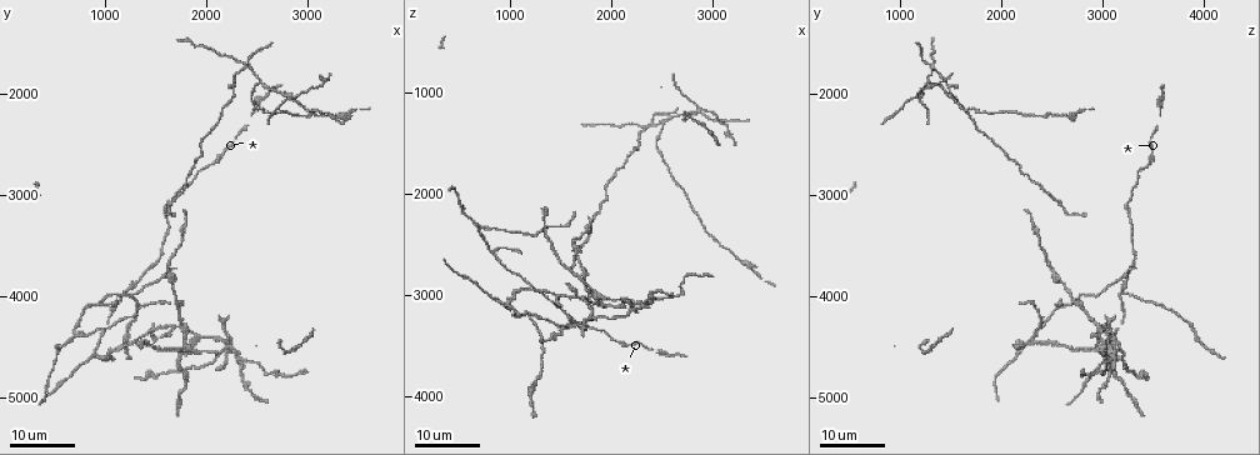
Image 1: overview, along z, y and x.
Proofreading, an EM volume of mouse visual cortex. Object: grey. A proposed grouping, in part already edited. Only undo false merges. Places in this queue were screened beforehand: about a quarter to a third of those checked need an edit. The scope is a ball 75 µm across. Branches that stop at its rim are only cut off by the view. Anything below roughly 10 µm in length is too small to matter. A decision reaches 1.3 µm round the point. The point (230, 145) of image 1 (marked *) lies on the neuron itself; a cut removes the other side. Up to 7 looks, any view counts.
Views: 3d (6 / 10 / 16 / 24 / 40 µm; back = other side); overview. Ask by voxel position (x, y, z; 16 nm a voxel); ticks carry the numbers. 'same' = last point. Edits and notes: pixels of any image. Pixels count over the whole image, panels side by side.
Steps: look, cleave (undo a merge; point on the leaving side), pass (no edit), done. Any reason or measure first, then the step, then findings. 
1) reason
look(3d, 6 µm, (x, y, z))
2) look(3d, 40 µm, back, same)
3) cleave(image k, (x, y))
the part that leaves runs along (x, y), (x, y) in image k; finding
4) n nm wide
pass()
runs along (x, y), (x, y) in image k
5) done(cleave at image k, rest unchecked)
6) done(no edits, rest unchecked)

look(3d, 16 µm, (3380, 2200, 2700))

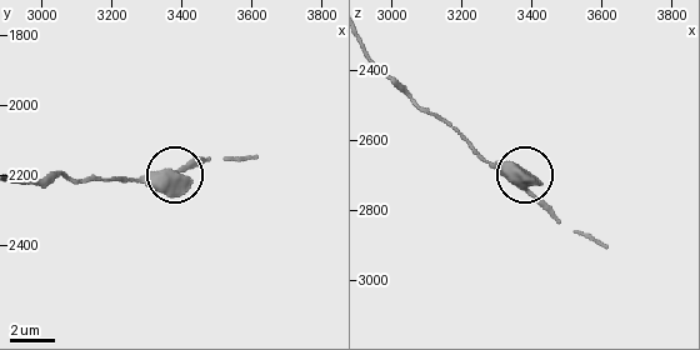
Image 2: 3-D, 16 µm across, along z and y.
closer look
look(3d, 10 µm, same)

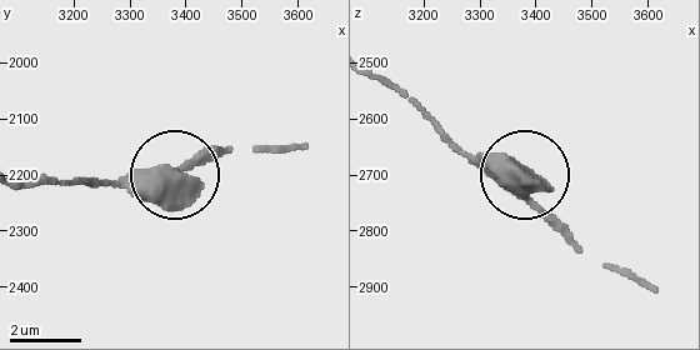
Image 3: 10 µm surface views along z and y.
pass()
runs along (26, 185), (153, 185), (221, 151) in image 3; continuous, no second neuron

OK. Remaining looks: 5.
four-way junction
look(3d, 24 µm, (2400, 1700, 1300))

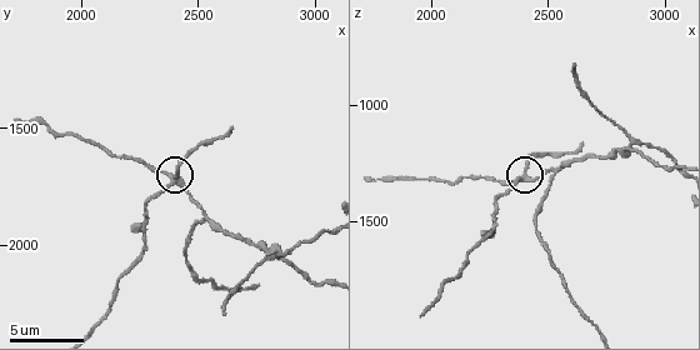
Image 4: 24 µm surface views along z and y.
look(3d, 10 µm, (2400, 1710, 1320))

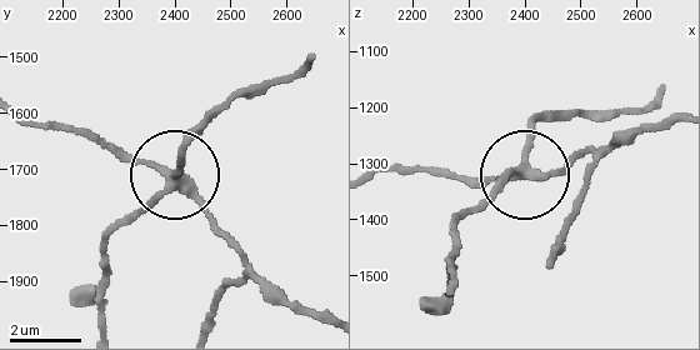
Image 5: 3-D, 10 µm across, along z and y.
side arm 42 µm; 4 arms
cleave(image 5, (179, 153))
a second neuron is stuck on

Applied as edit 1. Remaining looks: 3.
look(3d, 16 µm, (1220, 3960, 3240))

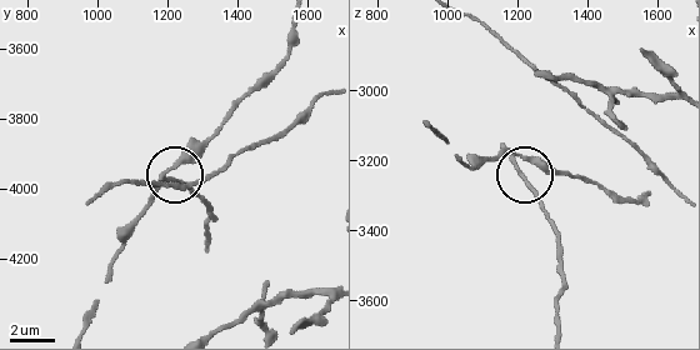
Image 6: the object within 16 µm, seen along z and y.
look(3d, 6 µm, same)

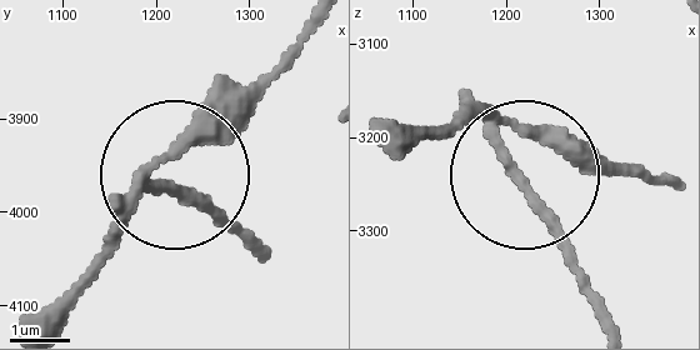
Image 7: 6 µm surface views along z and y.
cleave(image 7, (185, 188))
the part that leaves runs along (138, 176), (206, 201), (251, 246) in image 7; two neurons meet here

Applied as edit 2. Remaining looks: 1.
done(cleave at image 5, cleave at image 7, rest unchecked)

